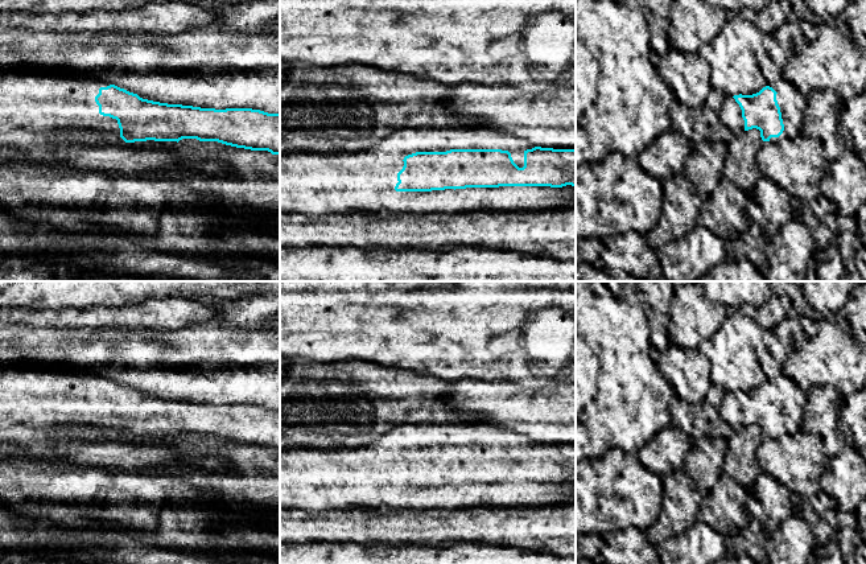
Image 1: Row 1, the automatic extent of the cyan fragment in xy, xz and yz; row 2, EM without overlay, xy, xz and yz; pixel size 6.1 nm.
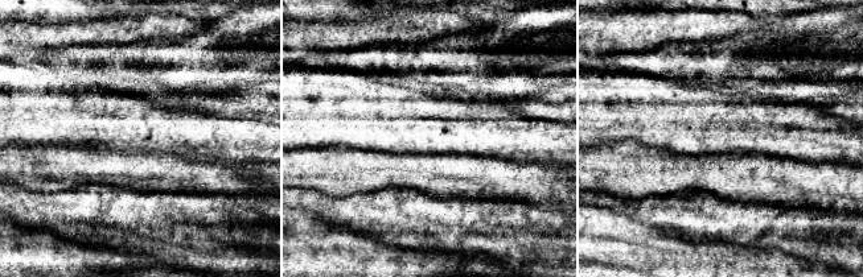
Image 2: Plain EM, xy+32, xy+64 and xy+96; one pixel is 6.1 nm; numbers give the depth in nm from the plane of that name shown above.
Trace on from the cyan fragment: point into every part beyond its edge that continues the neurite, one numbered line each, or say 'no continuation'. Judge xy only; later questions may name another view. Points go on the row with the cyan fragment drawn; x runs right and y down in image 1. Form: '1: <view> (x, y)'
1: xy (38, 103)

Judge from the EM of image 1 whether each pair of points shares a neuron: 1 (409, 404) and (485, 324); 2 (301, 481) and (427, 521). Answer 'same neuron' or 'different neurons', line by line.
1: different neurons
2: different neurons

